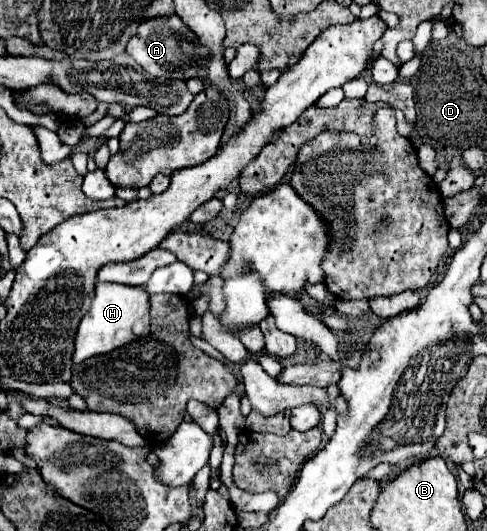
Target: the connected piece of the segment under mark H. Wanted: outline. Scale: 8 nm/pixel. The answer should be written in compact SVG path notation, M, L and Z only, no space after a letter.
M98 282L96 296L92 300L90 312L82 318L76 332L76 348L74 348L74 364L84 362L90 356L108 354L128 342L144 338L150 334L150 300L144 288L130 288L124 284Z

